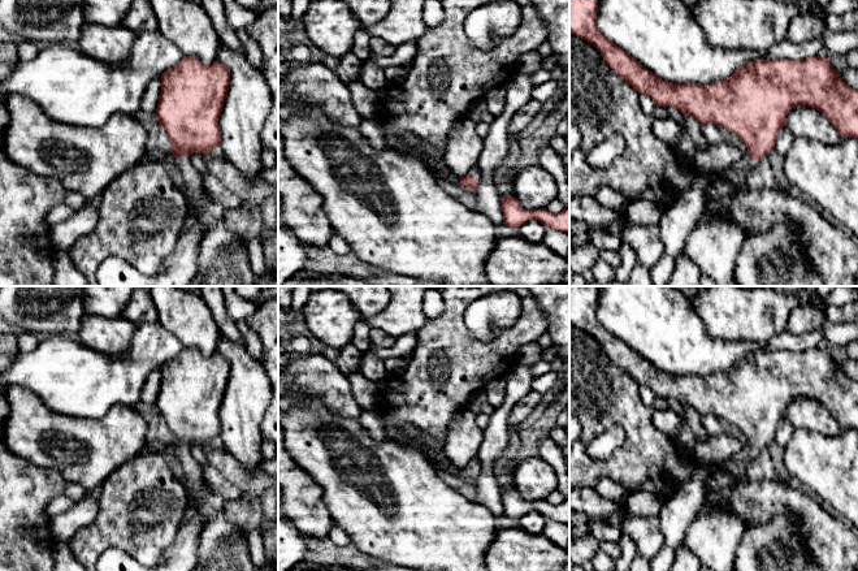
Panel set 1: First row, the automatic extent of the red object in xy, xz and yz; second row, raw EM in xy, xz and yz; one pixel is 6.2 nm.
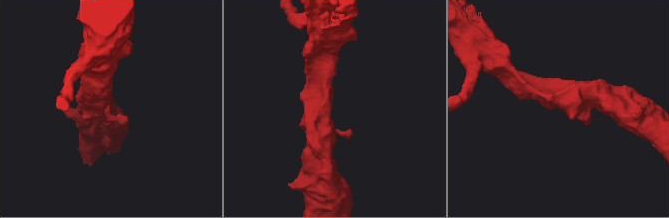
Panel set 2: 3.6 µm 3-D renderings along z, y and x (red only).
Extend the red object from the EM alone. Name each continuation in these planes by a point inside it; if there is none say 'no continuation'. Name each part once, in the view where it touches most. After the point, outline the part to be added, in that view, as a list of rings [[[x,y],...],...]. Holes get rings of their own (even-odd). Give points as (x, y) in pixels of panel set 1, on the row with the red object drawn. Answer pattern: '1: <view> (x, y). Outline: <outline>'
1: xy (194, 189). Outline: [[[181,156],[176,160],[176,166],[183,179],[183,193],[190,203],[187,221],[203,222],[200,216],[202,207],[207,203],[203,176],[194,168],[190,156]]]

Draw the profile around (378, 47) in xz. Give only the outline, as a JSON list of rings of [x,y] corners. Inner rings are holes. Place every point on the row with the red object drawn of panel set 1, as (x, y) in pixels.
[[[370,36],[369,46],[373,56],[389,57],[395,51],[395,47],[390,46],[377,36]]]

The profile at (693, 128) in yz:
[[[684,116],[684,124],[696,146],[705,150],[708,143],[701,130],[702,125],[694,117],[690,116]]]

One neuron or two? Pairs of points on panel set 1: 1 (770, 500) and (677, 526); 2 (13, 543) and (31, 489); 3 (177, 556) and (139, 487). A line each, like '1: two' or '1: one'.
1: two
2: one
3: two

